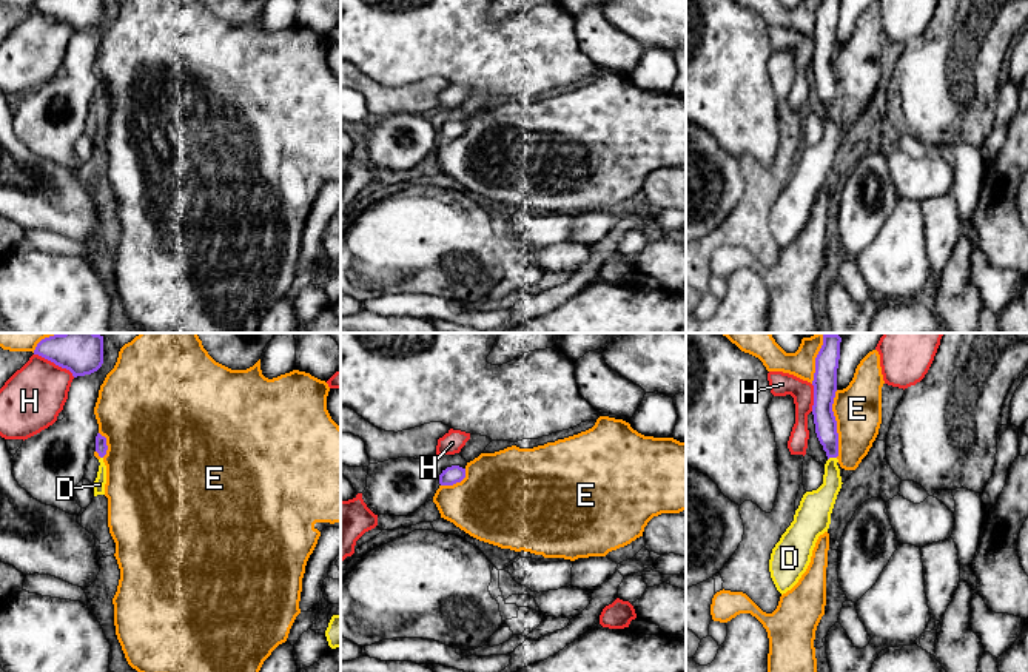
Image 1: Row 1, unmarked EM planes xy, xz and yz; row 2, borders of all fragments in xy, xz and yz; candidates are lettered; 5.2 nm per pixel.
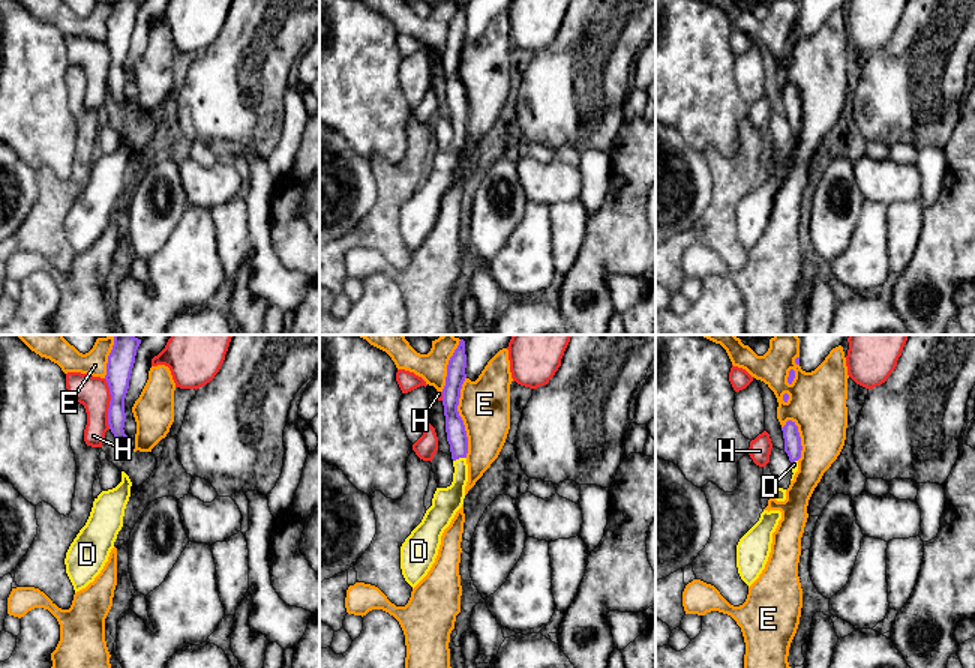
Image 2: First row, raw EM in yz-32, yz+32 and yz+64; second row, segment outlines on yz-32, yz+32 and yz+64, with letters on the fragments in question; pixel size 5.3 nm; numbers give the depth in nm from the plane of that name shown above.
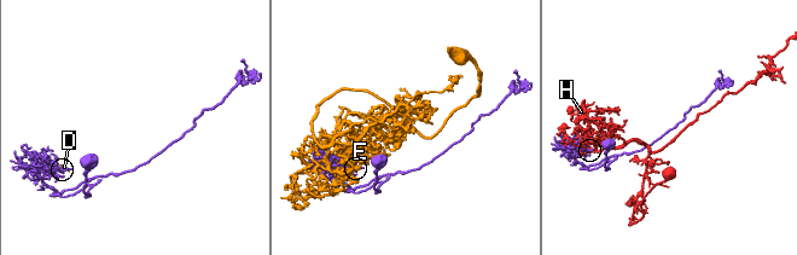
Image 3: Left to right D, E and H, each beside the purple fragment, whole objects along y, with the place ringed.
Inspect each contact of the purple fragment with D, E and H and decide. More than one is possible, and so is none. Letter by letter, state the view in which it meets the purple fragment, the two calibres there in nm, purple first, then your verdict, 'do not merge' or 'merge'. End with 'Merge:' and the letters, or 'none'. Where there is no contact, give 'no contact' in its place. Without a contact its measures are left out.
D: yz | 110/150 nm | merge
E: yz | 130/260 nm | do not merge
H: xy | 240/320 nm | do not merge
Merge: D

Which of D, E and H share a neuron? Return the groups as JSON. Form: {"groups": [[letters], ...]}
{"groups": [["D"], ["E"], ["H"]]}

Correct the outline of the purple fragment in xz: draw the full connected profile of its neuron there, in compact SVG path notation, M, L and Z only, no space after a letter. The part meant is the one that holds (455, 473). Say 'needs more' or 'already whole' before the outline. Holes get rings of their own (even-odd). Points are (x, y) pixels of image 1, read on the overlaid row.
already whole; M452 465L442 470L439 475L439 484L441 486L453 486L456 482L461 482L465 478L465 469L459 465Z

